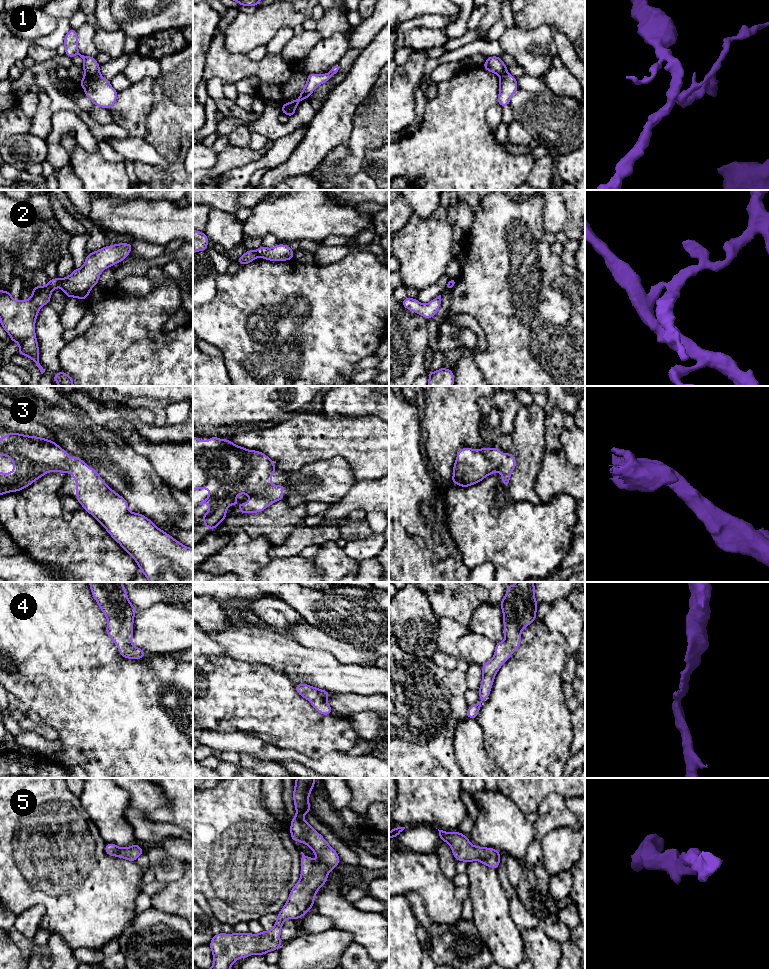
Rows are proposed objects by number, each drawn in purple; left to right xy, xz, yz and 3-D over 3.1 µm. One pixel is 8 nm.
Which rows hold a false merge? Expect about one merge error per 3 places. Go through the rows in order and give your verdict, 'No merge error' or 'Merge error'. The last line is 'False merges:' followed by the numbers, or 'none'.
1: Merge error
2: Merge error
3: No merge error
4: No merge error
5: No merge error
False merges: 1, 2

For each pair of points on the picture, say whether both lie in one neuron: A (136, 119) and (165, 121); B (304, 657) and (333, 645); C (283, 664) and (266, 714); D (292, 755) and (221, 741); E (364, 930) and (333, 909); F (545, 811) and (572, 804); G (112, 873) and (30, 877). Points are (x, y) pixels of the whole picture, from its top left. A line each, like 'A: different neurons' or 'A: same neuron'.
A: different neurons
B: different neurons
C: different neurons
D: same neuron
E: same neuron
F: different neurons
G: same neuron

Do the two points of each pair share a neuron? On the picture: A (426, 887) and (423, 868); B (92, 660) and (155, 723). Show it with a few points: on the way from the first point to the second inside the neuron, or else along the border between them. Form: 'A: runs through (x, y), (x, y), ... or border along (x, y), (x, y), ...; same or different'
A: runs through (426, 882), (423, 873); same
B: runs through (103, 677), (138, 712); same

